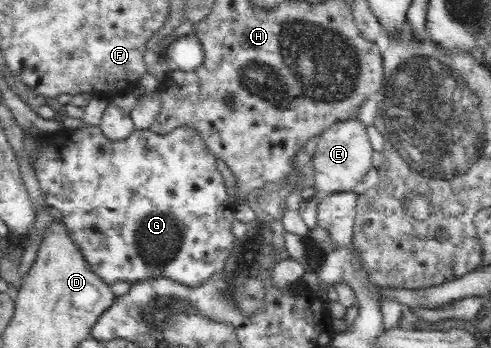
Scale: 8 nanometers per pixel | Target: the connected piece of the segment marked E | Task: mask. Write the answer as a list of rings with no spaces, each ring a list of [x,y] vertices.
[[[358,119],[337,122],[320,133],[317,145],[311,155],[313,163],[313,187],[316,197],[322,198],[339,192],[349,192],[371,169],[372,148],[366,133],[366,126]]]

